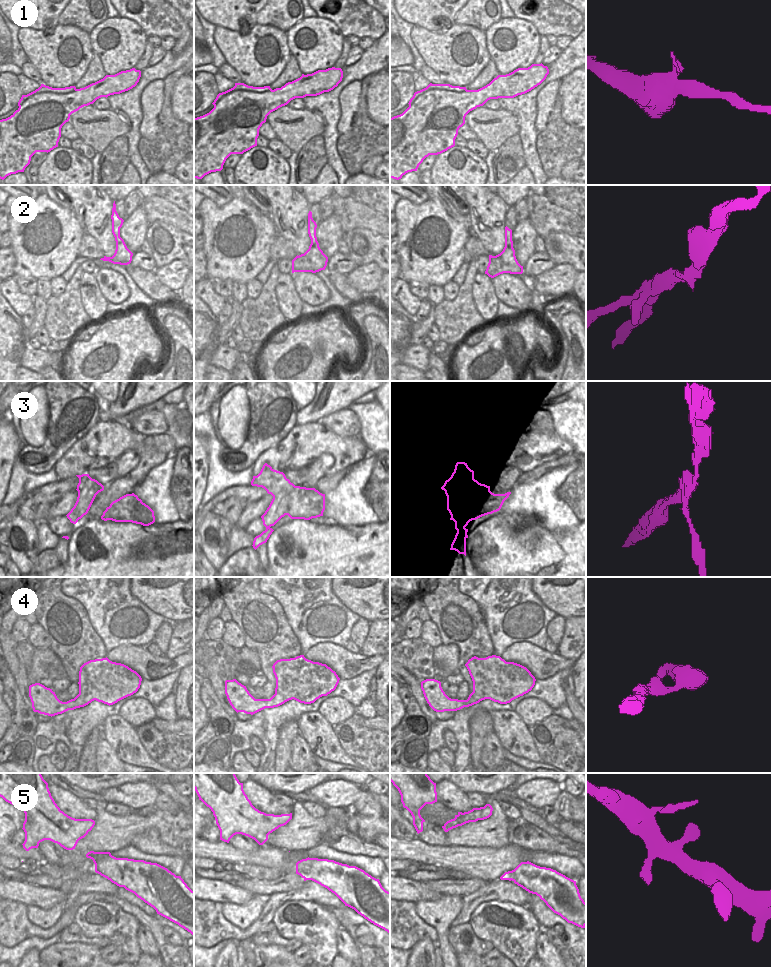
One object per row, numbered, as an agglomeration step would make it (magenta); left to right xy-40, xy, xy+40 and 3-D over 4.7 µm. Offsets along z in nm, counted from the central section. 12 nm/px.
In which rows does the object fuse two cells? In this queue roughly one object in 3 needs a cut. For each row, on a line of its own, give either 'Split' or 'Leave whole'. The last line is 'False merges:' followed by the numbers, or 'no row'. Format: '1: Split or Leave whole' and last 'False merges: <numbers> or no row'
1: Leave whole
2: Leave whole
3: Split
4: Leave whole
5: Leave whole
False merges: 3

